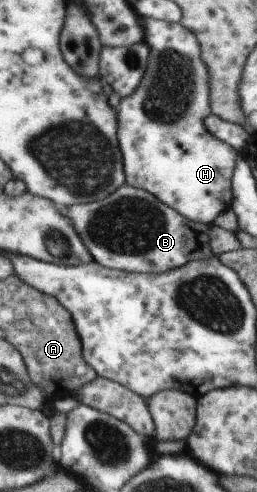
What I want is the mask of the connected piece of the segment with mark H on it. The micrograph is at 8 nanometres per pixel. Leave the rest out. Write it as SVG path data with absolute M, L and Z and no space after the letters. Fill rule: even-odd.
M143 19L145 31L145 43L149 46L151 54L149 54L148 64L145 67L143 78L137 90L127 97L121 97L117 106L117 114L121 114L121 130L117 130L117 134L121 134L121 154L125 154L125 183L132 187L147 191L149 194L160 199L169 208L176 210L180 215L184 215L186 219L196 223L203 223L206 226L211 225L212 220L222 212L228 210L232 204L232 173L235 172L235 166L239 161L241 153L230 147L228 143L216 139L210 134L204 125L204 118L210 114L209 106L209 87L208 87L208 67L200 58L200 45L196 34L192 30L183 26L180 21L176 23L168 23L157 19Z

